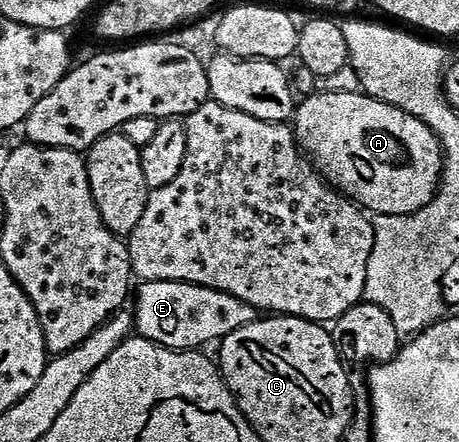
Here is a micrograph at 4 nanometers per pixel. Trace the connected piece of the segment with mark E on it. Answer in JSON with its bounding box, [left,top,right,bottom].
[134,280,250,352]

